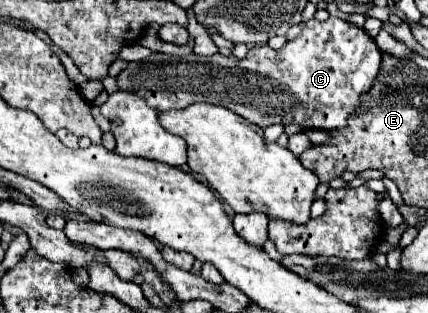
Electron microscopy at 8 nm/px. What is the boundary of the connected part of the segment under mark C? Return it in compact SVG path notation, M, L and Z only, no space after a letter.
M316 18L308 20L302 32L286 42L280 50L272 50L268 44L252 46L248 56L238 60L234 56L222 58L220 54L202 58L202 56L184 56L184 58L152 58L140 62L128 62L128 66L116 76L118 90L136 92L150 108L170 110L170 108L184 108L192 102L208 102L230 108L232 112L244 116L252 124L266 128L272 124L296 124L302 130L336 130L346 128L346 120L352 116L354 108L358 108L358 100L366 94L382 66L382 52L378 50L376 42L358 26L340 20L328 18L320 22Z

